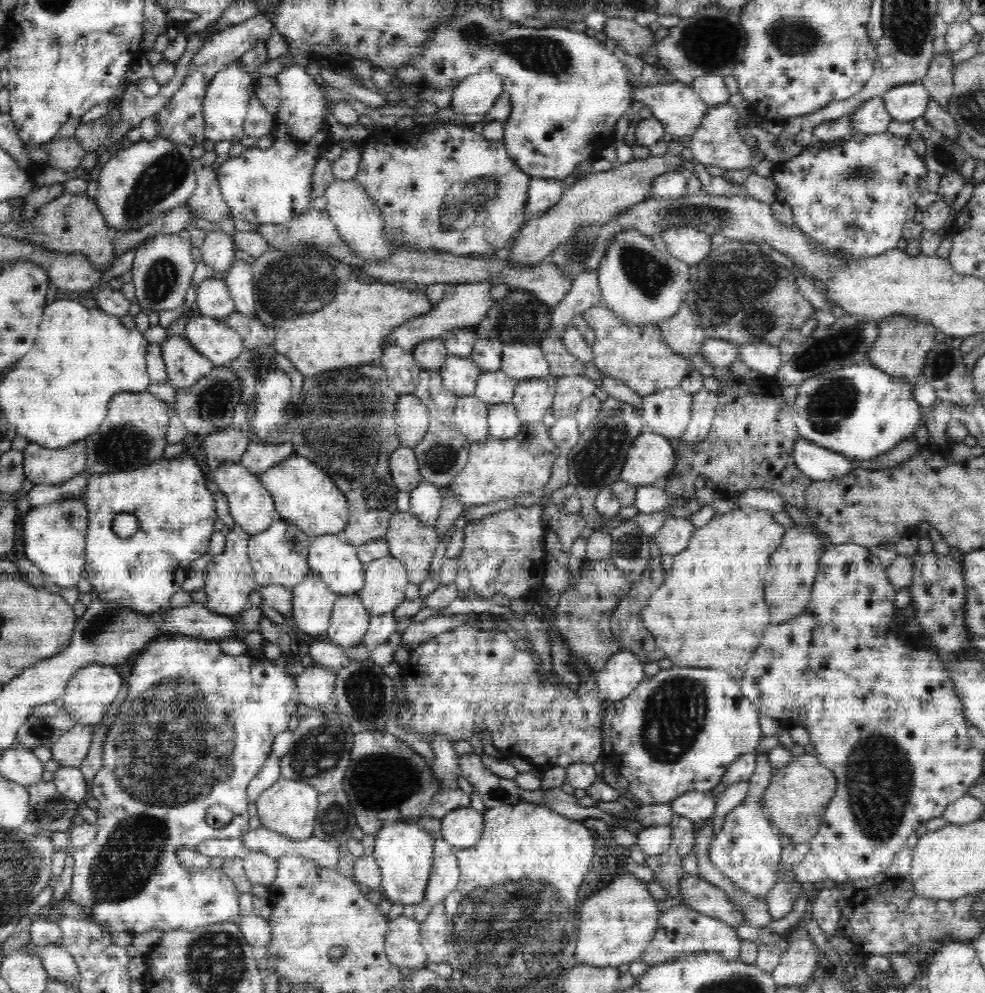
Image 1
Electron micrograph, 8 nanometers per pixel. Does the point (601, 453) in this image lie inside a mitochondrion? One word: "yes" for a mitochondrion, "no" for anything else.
yes

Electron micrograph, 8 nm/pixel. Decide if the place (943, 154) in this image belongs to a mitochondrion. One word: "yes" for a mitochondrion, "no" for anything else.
yes

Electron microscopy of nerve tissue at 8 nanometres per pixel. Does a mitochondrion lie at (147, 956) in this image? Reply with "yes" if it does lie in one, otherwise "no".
no

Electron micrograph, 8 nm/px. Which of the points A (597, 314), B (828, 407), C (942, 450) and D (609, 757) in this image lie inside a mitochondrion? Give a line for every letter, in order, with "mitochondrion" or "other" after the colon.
A: other
B: mitochondrion
C: other
D: other

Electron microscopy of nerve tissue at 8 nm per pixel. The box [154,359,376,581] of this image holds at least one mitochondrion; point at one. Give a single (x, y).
(215, 401)

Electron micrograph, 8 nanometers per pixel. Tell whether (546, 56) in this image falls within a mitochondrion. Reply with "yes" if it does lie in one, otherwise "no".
yes

